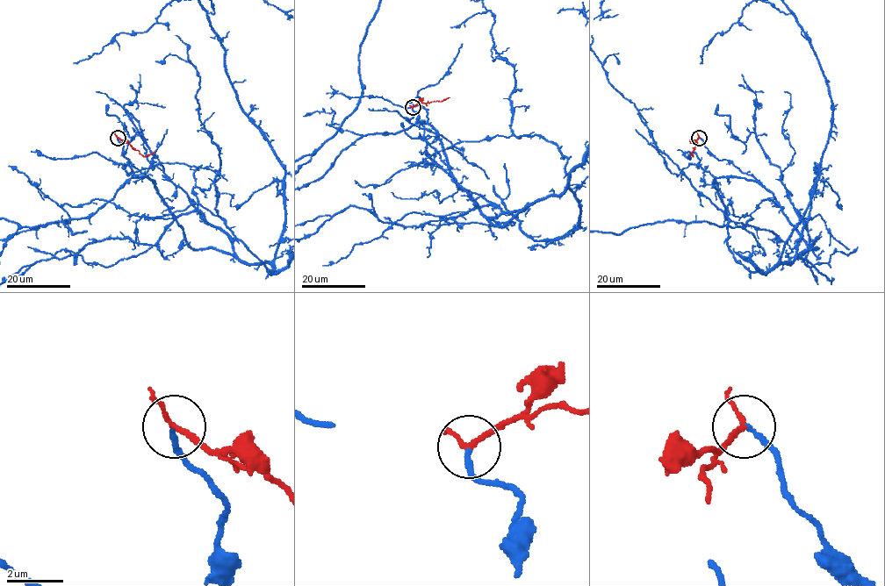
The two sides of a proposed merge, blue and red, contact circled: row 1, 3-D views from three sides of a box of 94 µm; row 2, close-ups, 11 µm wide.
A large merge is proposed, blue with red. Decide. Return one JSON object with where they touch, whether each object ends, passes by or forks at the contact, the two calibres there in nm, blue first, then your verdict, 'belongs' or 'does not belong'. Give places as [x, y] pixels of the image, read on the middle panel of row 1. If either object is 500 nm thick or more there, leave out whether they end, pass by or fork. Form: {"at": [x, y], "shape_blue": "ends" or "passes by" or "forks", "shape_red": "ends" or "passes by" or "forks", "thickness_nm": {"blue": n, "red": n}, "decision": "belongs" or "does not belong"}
{"at": [413, 107], "shape_blue": "ends", "shape_red": "passes by", "thickness_nm": {"blue": 170, "red": 160}, "decision": "belongs"}

